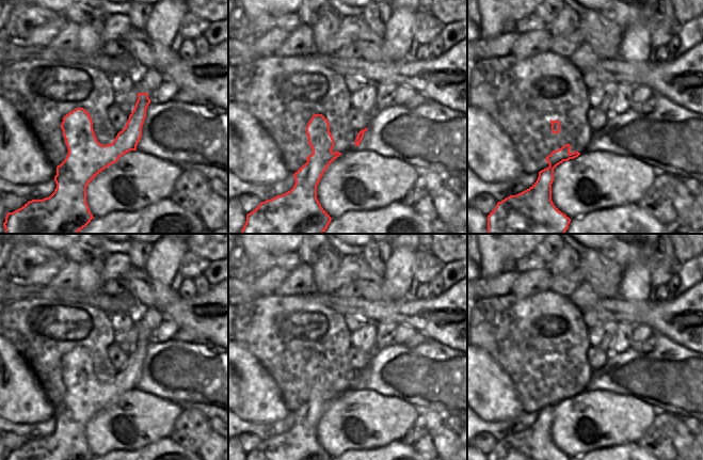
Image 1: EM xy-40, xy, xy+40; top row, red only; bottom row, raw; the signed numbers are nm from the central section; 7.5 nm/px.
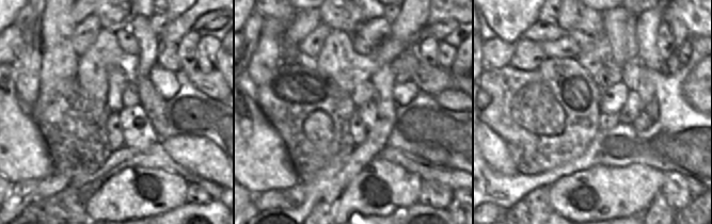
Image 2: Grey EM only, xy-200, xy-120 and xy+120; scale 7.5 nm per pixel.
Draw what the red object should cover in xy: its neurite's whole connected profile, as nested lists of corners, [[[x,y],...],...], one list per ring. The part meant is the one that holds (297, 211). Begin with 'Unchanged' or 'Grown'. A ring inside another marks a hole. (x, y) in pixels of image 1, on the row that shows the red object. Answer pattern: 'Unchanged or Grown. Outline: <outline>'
Unchanged. Outline: [[[322,114],[313,115],[306,134],[313,154],[293,174],[293,188],[261,202],[247,213],[240,234],[323,234],[327,228],[332,218],[317,199],[317,186],[327,166],[341,153],[332,152],[334,139]]]

